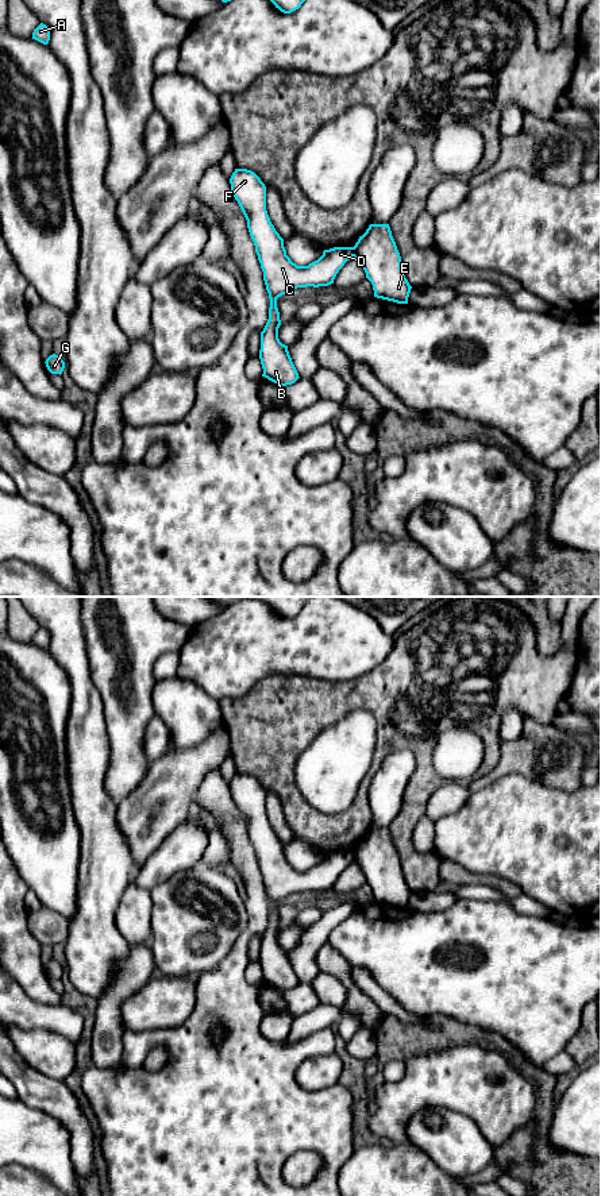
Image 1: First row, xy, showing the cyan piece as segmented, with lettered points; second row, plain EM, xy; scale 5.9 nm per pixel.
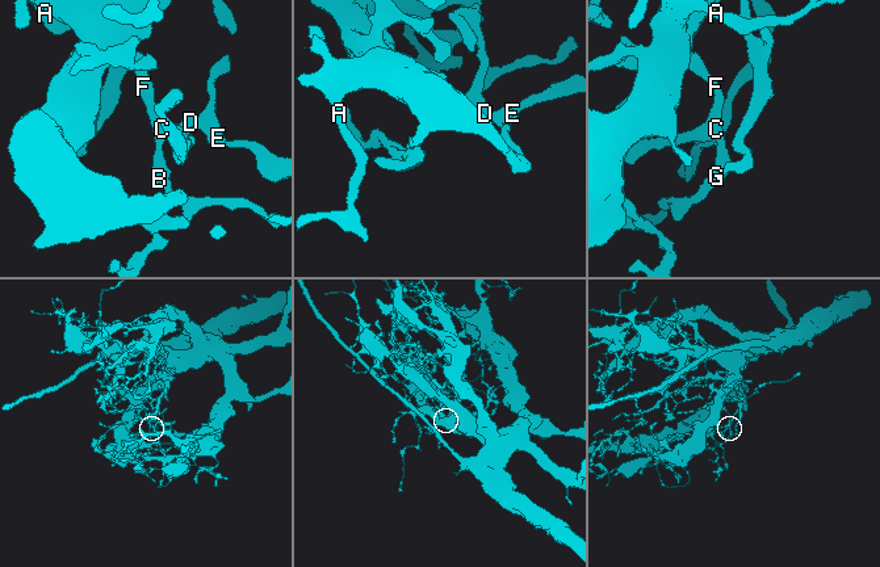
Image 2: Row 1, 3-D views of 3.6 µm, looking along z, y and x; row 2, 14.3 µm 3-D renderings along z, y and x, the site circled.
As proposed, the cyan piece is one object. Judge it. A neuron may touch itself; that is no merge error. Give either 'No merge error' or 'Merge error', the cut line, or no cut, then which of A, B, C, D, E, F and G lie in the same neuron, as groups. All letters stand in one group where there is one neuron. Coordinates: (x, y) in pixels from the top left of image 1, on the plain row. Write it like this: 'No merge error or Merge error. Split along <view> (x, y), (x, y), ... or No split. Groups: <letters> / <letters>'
No merge error. No split. Groups: A B C D E F G

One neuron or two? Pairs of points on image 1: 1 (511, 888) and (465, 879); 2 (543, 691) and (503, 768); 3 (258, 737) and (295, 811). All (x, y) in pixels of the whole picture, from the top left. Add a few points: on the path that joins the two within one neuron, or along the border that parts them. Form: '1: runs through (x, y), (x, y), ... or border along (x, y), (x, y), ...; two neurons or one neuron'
1: runs through (500, 884), (488, 879), (476, 879); one neuron
2: border along (524, 717), (531, 717), (540, 724), (551, 724); two neurons
3: runs through (270, 756), (274, 771), (288, 793); one neuron

